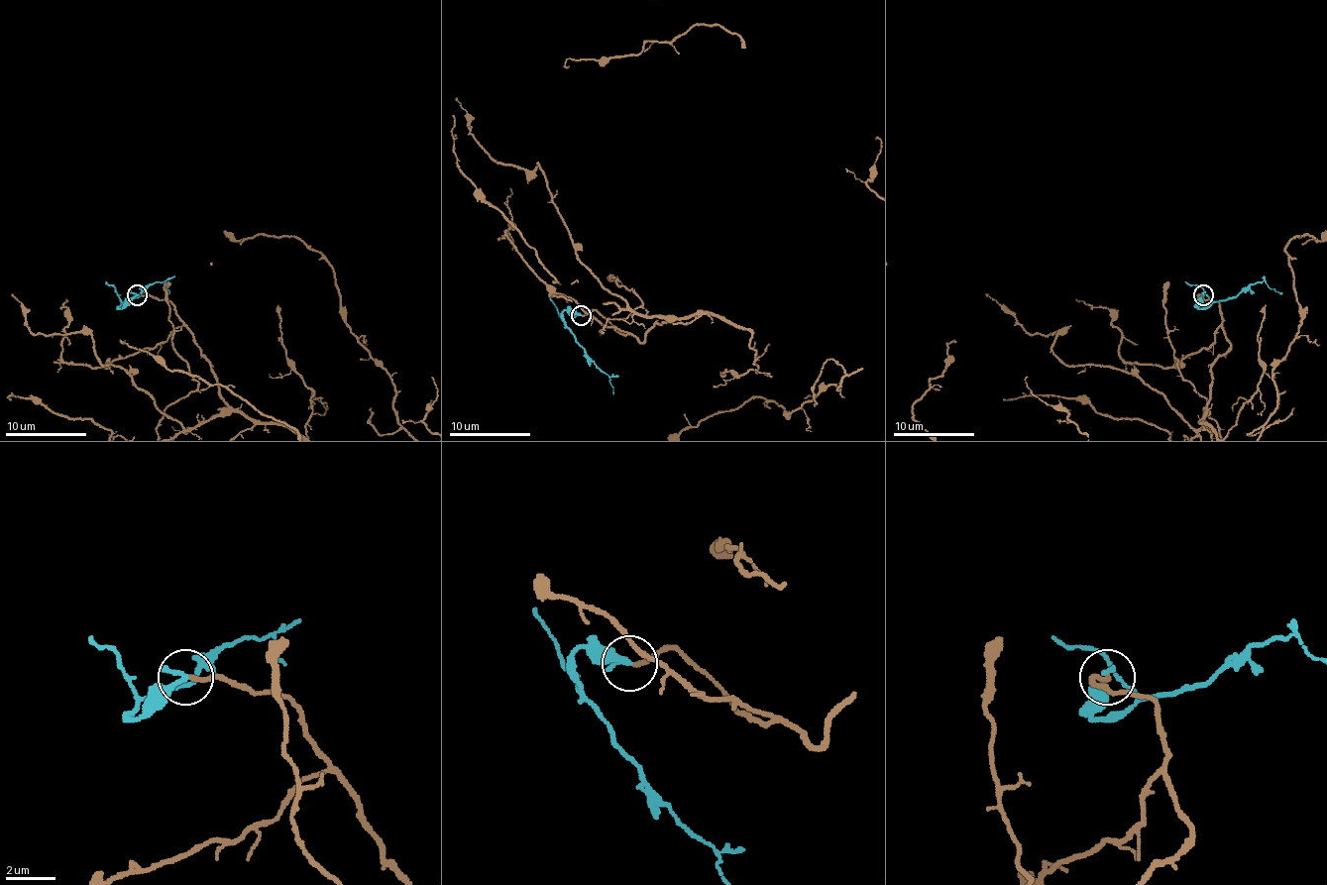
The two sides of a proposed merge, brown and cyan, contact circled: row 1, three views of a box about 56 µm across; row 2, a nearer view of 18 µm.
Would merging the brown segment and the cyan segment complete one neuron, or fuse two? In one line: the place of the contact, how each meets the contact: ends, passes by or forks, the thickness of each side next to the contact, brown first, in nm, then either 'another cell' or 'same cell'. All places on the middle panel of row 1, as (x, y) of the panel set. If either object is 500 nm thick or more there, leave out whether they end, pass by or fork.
at (581, 315); brown ends there; cyan ends there; 190 nm thick on the brown side, 280 nm on the other; same cell

